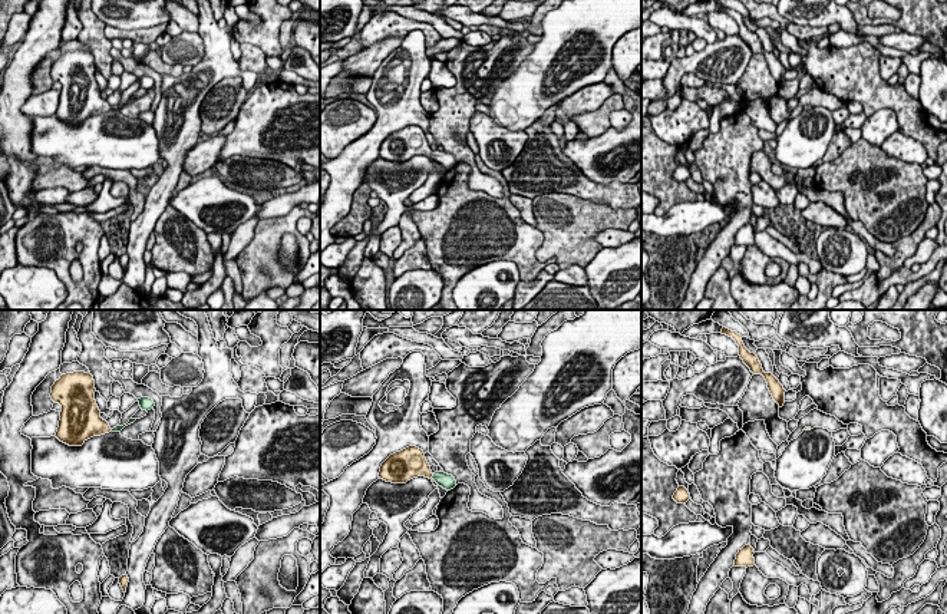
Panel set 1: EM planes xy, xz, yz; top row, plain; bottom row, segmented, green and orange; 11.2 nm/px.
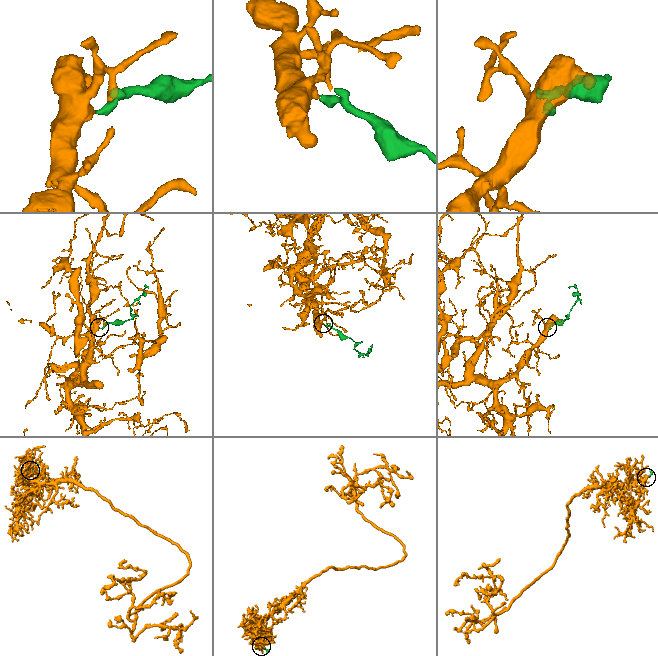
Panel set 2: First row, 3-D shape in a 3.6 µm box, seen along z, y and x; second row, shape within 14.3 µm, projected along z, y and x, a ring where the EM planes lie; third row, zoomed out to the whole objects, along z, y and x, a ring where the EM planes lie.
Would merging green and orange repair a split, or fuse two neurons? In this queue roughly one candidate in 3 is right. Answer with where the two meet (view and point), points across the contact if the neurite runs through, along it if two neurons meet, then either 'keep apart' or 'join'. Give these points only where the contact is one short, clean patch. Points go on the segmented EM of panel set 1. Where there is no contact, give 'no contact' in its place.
meets green in xz at (434, 475); runs through xz (448, 482), (434, 475), (415, 464); join

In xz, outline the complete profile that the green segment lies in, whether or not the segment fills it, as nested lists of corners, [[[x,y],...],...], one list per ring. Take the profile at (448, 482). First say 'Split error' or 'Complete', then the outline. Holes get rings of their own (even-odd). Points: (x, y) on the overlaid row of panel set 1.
Split error. [[[409,446],[390,455],[380,466],[379,478],[392,483],[406,483],[407,481],[425,476],[432,478],[439,486],[451,491],[456,486],[452,475],[432,472],[422,449]]]

